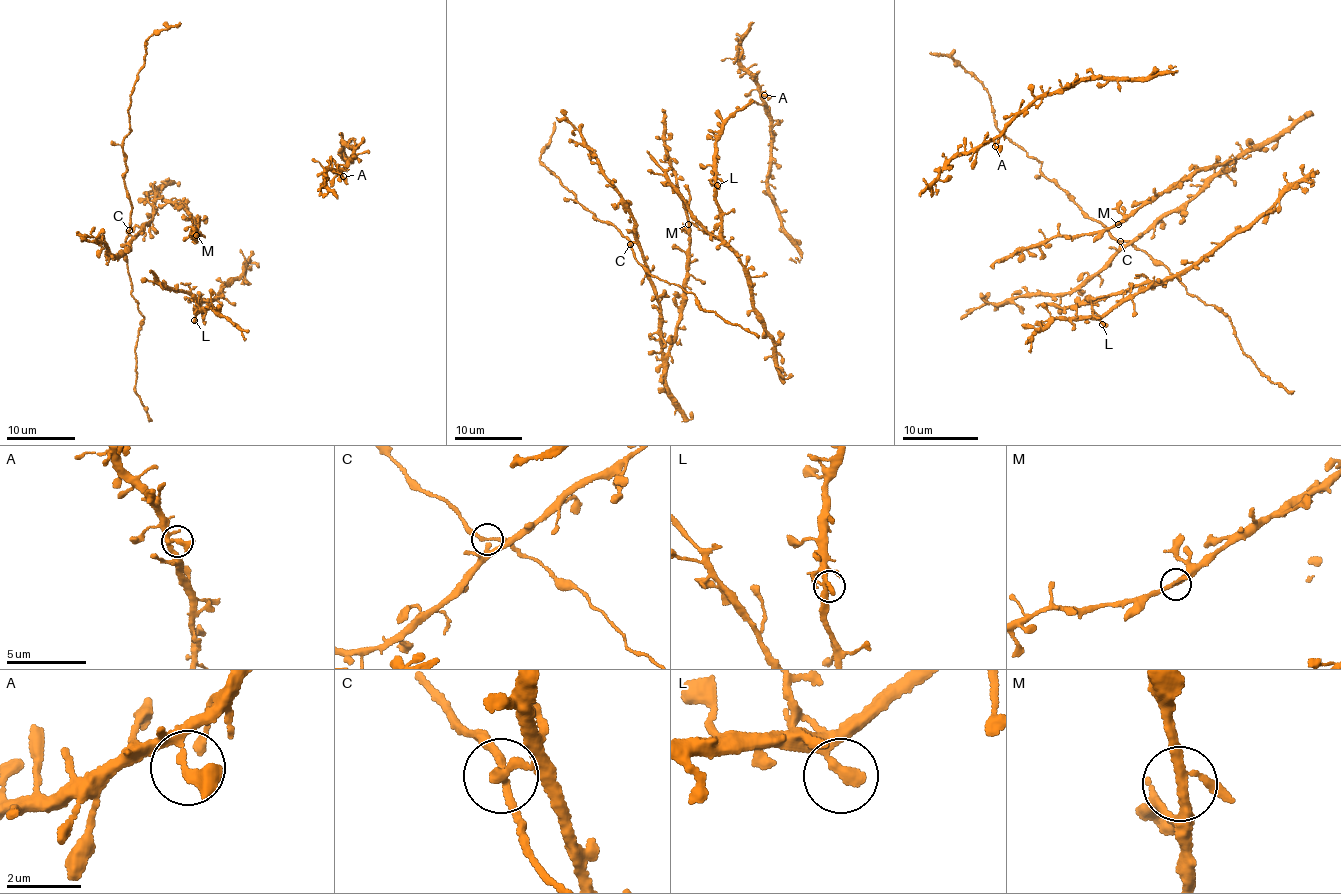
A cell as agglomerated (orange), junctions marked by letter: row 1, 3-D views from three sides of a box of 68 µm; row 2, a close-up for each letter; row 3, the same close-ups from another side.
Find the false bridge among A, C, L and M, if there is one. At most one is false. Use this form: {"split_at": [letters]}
{"split_at": []}

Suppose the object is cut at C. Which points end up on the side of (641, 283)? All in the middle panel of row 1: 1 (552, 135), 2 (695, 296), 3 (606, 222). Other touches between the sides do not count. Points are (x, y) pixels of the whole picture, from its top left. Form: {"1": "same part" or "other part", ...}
{"1": "other part", "2": "other part", "3": "other part"}

